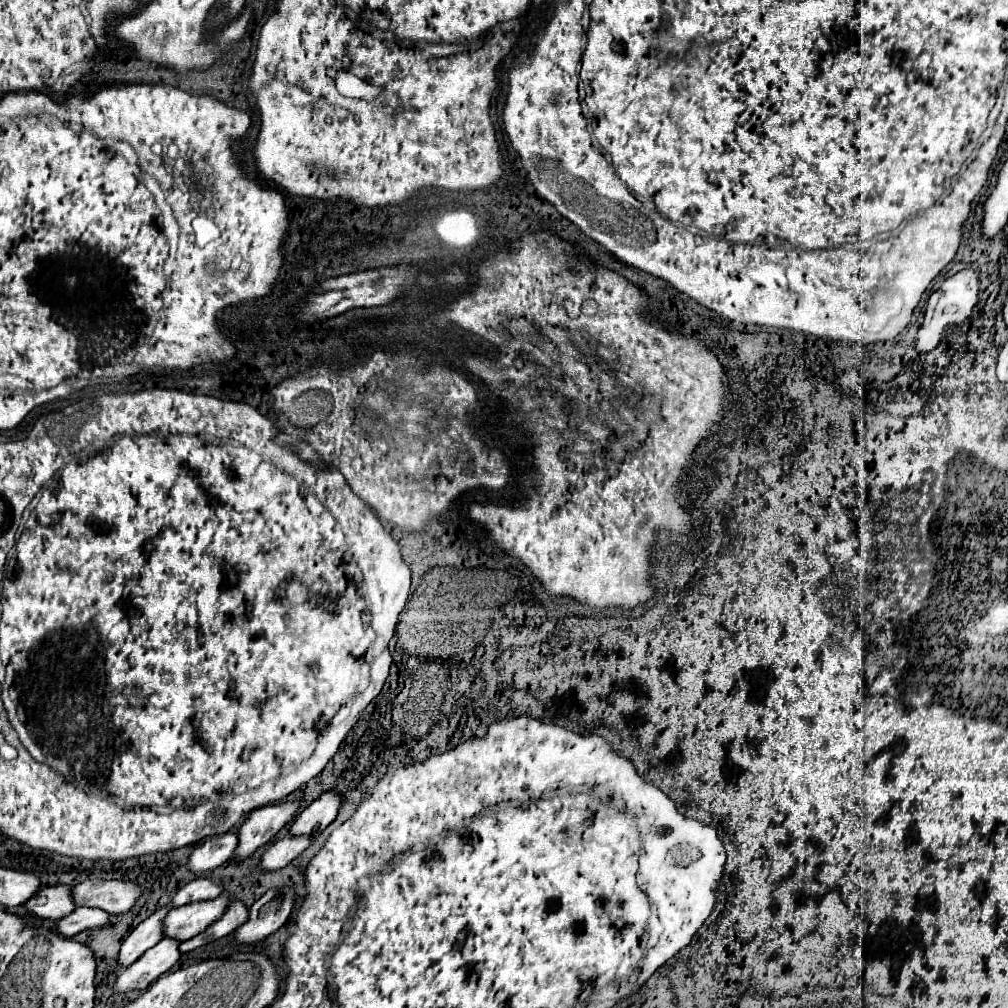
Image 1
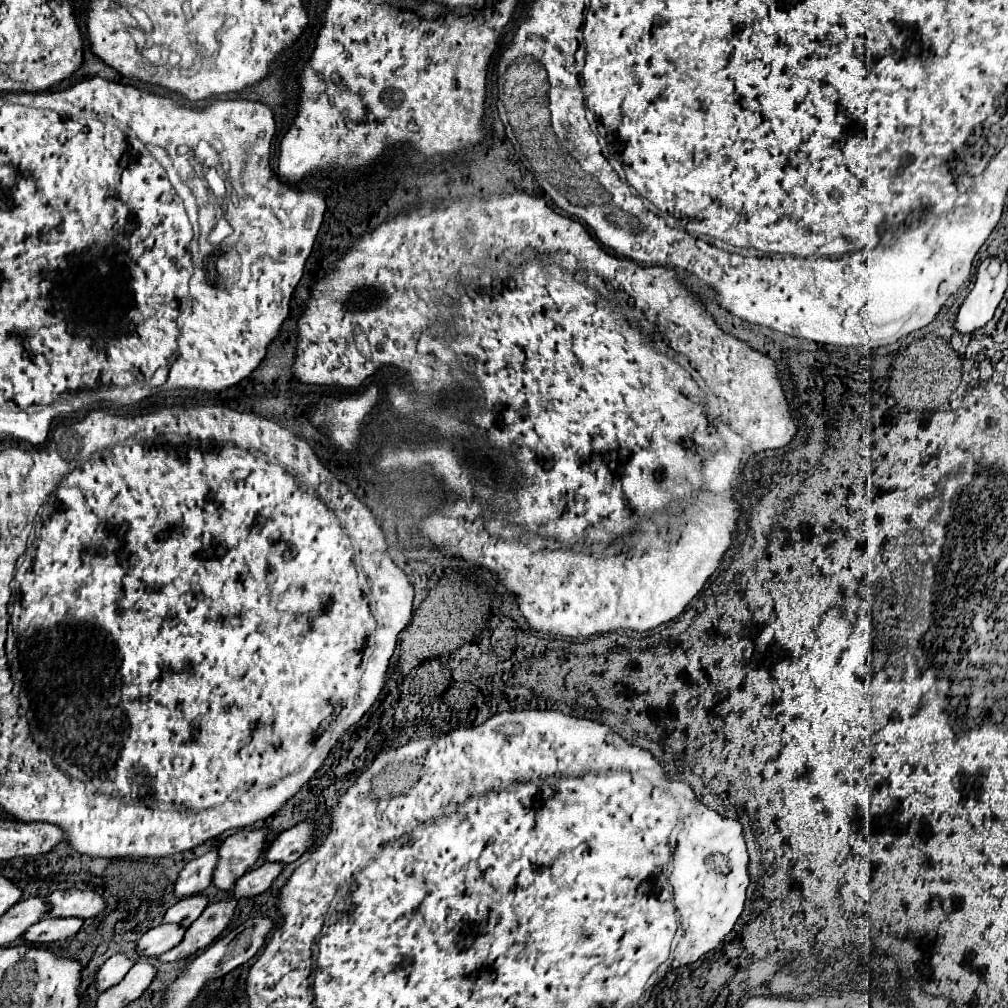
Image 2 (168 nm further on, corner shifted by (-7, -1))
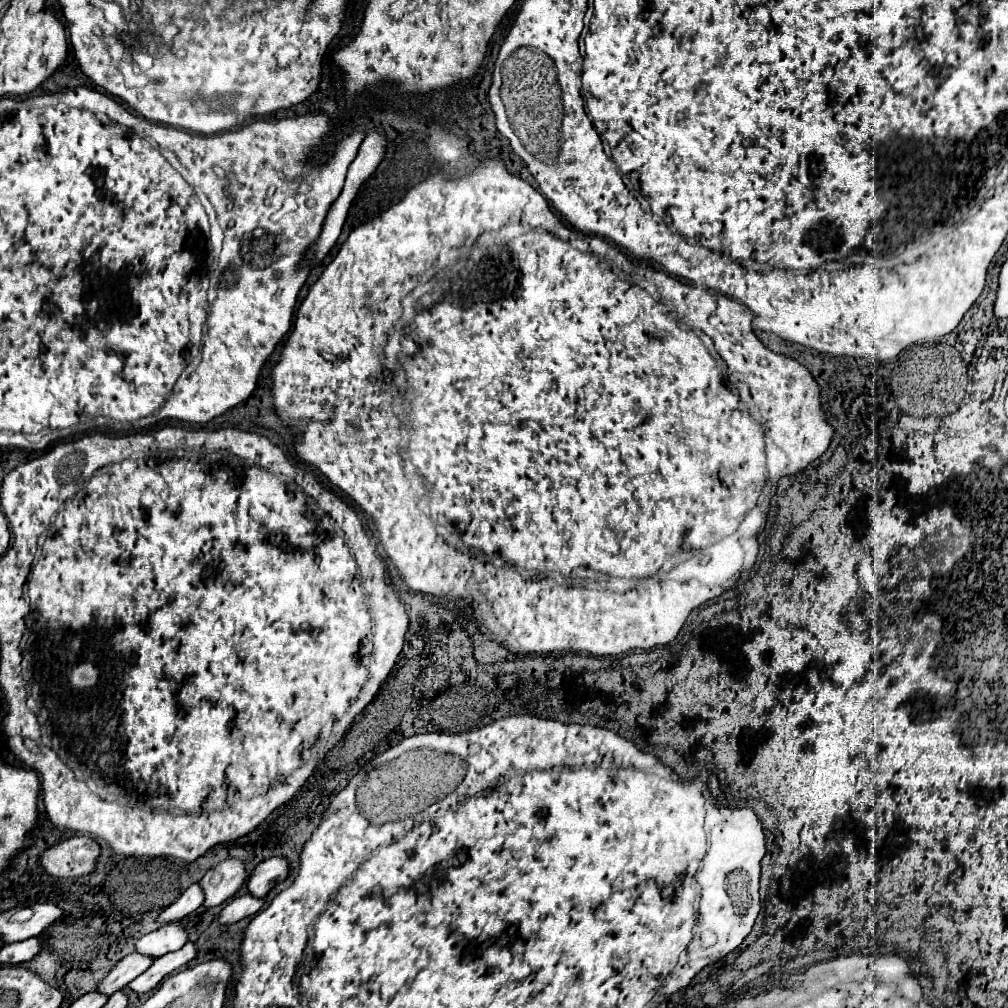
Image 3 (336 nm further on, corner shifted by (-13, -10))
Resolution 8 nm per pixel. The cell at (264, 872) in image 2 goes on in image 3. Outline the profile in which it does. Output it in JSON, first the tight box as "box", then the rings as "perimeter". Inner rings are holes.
{"box":[218,894,264,926],"perimeter":[[[244,894],[244,896],[236,896],[232,898],[224,910],[220,912],[220,918],[218,918],[218,924],[222,926],[228,926],[228,924],[234,924],[246,916],[254,916],[260,908],[262,908],[264,900],[258,900],[258,898],[252,898],[250,894]]]}

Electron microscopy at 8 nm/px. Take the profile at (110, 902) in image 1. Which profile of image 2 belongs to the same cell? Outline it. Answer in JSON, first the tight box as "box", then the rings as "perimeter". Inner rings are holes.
{"box":[46,889,106,917],"perimeter":[[[66,889],[66,891],[54,891],[52,895],[46,895],[46,901],[52,905],[48,917],[96,917],[106,911],[106,899],[104,895],[86,889]]]}

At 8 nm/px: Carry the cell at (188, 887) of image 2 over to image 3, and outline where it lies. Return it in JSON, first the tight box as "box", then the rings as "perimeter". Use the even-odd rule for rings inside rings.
{"box":[158,884,204,924],"perimeter":[[[192,884],[174,904],[170,904],[168,908],[164,908],[158,914],[158,922],[162,924],[170,924],[170,922],[180,922],[182,918],[186,918],[188,914],[192,914],[194,910],[198,910],[204,902],[204,892],[200,888],[200,884]]]}

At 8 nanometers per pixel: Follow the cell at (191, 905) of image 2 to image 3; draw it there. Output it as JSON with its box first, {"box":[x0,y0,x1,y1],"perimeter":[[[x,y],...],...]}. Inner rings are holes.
{"box":[134,922,186,958],"perimeter":[[[180,922],[174,924],[164,924],[158,930],[142,936],[136,946],[134,952],[142,954],[142,956],[152,956],[152,958],[160,958],[168,952],[176,952],[178,948],[182,948],[186,944],[186,932],[184,926]]]}

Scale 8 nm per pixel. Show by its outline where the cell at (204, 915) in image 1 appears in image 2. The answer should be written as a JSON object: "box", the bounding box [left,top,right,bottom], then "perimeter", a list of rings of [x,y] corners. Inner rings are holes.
{"box":[138,923,188,957],"perimeter":[[[162,923],[158,927],[152,927],[146,931],[138,941],[138,953],[144,957],[158,957],[170,949],[174,949],[188,927],[182,927],[178,923]]]}

